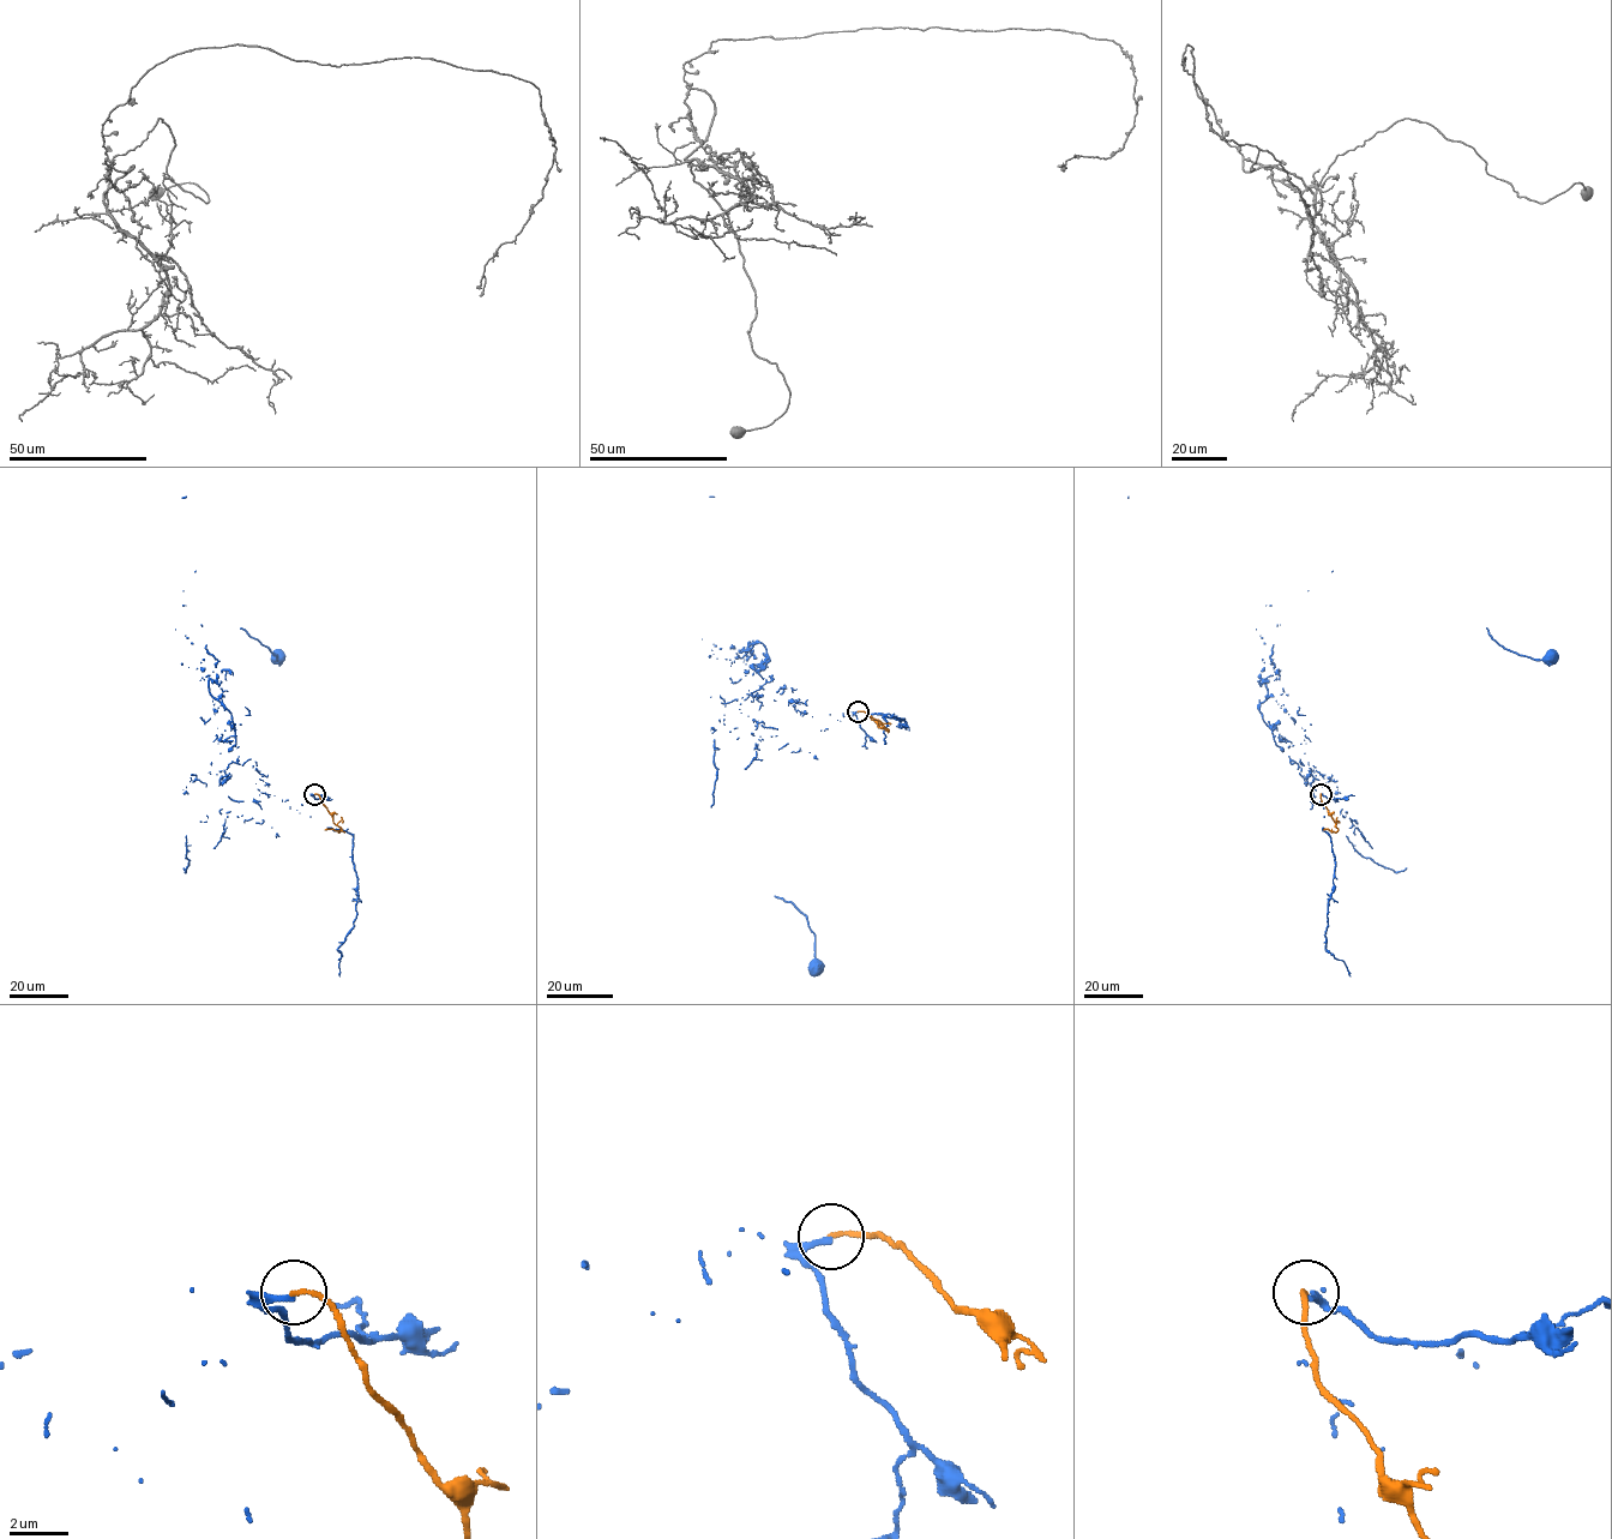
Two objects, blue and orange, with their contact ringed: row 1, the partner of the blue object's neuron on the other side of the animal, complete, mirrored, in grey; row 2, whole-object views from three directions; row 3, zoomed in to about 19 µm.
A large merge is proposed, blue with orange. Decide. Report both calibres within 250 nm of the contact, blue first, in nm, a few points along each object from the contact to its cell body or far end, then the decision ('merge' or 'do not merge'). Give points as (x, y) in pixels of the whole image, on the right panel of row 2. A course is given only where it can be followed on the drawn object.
calibres 190 and 160 nm; course blue (1321, 794), (1333, 799), (1354, 795), (1504, 649), (1544, 660), (1552, 656); course orange (1321, 794), (1337, 829), (1323, 829); do not merge

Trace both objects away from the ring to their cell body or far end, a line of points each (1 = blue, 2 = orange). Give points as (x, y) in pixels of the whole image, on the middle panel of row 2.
1: (858, 711), (855, 714), (866, 735), (866, 749), (807, 915), (814, 935), (816, 968)
2: (858, 711), (866, 713), (879, 727), (888, 729), (868, 714)

